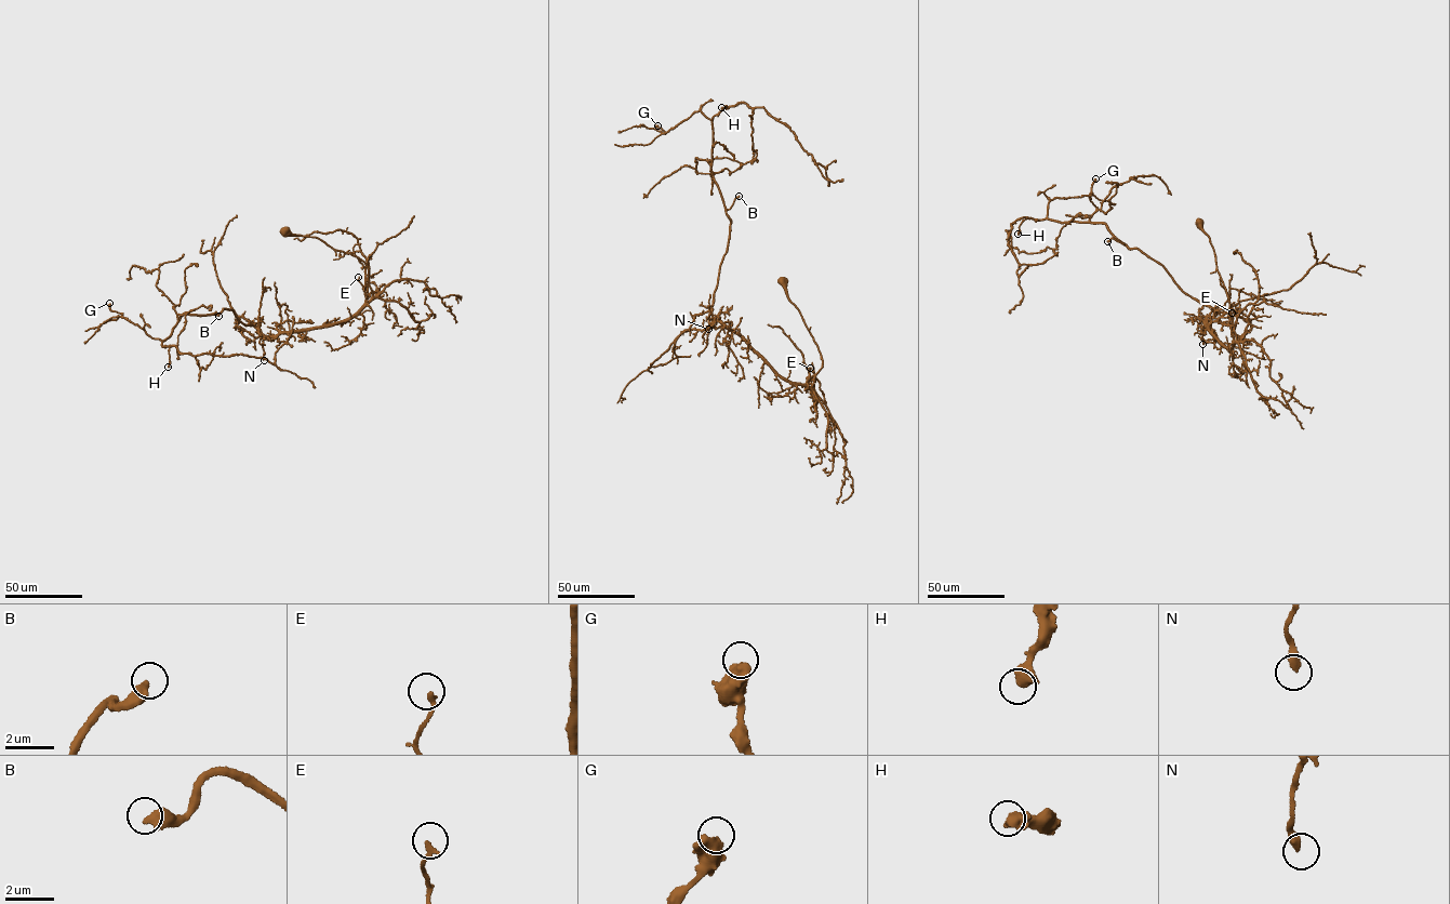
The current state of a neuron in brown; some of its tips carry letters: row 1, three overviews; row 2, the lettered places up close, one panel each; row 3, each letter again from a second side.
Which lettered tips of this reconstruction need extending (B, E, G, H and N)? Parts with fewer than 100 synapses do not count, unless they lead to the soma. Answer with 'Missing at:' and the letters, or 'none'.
Missing at: B

